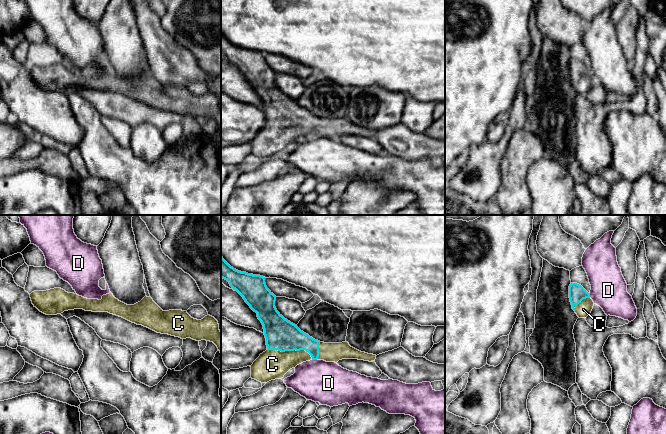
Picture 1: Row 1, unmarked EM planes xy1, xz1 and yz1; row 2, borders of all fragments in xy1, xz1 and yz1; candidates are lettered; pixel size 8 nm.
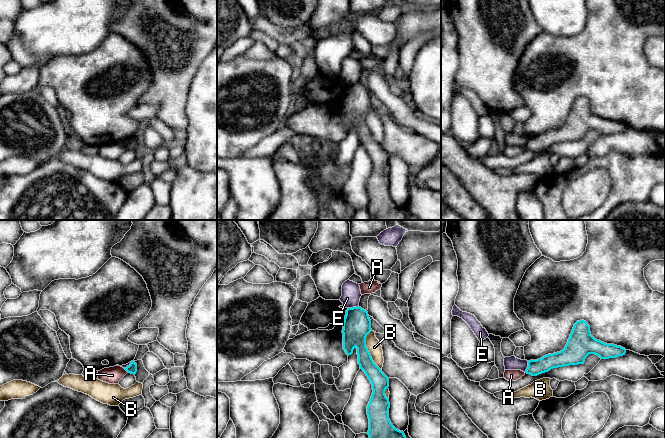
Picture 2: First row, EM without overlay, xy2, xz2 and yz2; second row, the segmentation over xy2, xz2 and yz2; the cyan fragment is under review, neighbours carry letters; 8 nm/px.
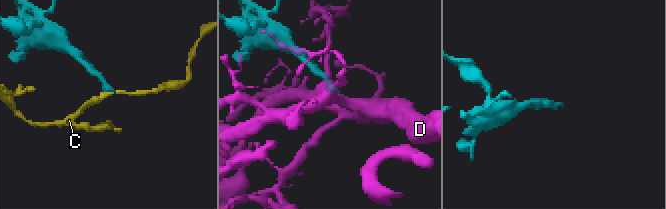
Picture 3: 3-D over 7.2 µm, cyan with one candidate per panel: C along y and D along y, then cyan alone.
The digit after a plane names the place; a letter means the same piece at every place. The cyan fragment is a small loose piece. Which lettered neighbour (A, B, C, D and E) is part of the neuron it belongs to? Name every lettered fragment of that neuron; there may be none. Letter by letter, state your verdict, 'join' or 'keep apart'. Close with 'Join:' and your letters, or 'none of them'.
A: keep apart
B: keep apart
C: join
D: keep apart
E: keep apart
Join: C

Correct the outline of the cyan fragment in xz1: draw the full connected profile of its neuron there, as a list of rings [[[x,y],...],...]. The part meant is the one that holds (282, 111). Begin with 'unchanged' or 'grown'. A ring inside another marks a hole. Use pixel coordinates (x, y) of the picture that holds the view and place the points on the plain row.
grown | [[[222,32],[221,54],[227,56],[230,62],[243,73],[250,84],[257,89],[257,93],[263,101],[267,126],[260,130],[250,142],[252,155],[261,159],[281,155],[290,145],[310,136],[324,136],[335,139],[342,135],[375,137],[376,131],[361,128],[351,123],[348,118],[324,119],[301,107],[277,87],[275,83],[276,72],[267,64],[265,53],[238,47],[231,43]]]

